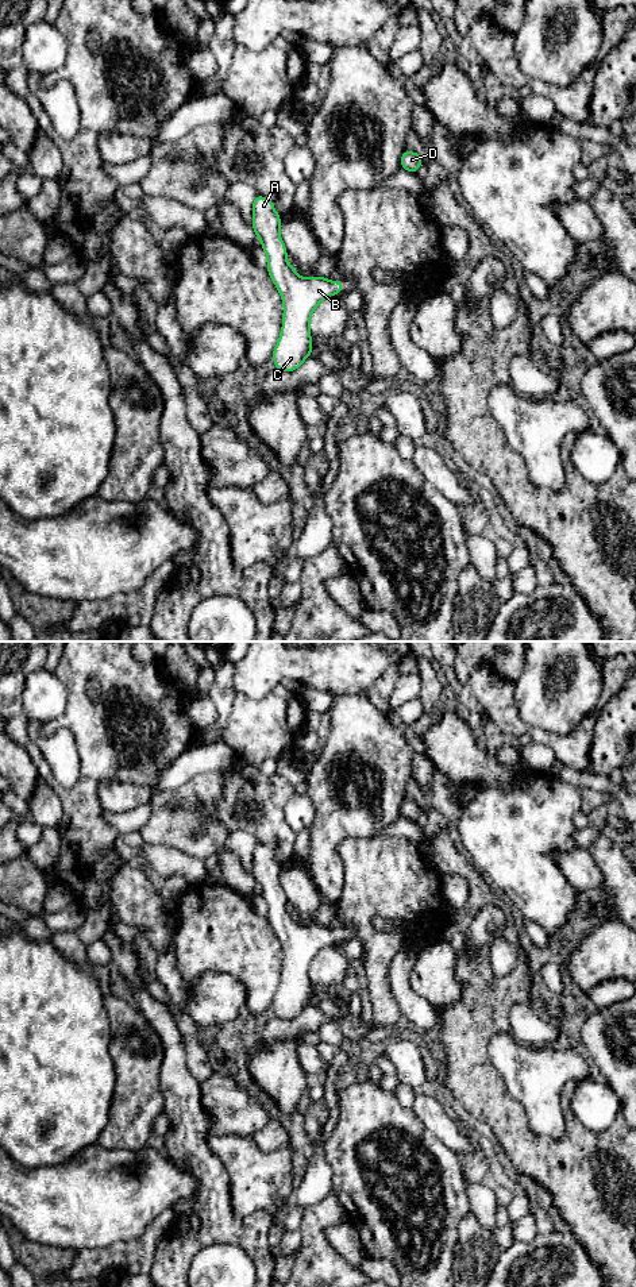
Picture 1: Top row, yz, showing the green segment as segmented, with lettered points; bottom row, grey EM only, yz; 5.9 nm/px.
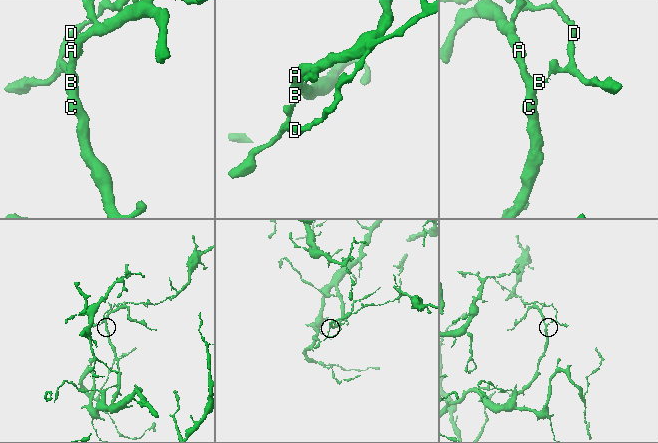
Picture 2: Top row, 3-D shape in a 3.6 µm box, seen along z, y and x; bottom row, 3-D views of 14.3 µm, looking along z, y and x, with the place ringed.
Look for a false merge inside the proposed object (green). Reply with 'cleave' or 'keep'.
cleave

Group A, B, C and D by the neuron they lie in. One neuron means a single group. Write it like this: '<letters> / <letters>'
A B C / D

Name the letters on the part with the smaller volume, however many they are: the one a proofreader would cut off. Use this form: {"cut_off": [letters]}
{"cut_off": ["D"]}

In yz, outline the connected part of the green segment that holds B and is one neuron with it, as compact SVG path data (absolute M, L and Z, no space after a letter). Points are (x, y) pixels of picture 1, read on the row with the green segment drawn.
M257 194L253 203L253 230L267 255L267 271L284 301L282 331L273 351L275 370L293 371L313 352L309 320L315 308L338 293L335 282L323 278L301 278L286 262L288 251L280 238L282 217L267 197Z

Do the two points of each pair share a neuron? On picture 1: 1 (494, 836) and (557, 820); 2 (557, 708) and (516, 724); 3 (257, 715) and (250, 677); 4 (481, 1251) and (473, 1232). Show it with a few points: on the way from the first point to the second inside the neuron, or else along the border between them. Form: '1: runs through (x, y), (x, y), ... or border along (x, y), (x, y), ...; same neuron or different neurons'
1: runs through (509, 833), (534, 820), (542, 820); same neuron
2: border along (512, 692), (517, 713), (525, 723), (554, 732); different neurons
3: border along (280, 682), (259, 698), (249, 698), (235, 692); different neurons
4: runs through (477, 1247), (473, 1236); same neuron

